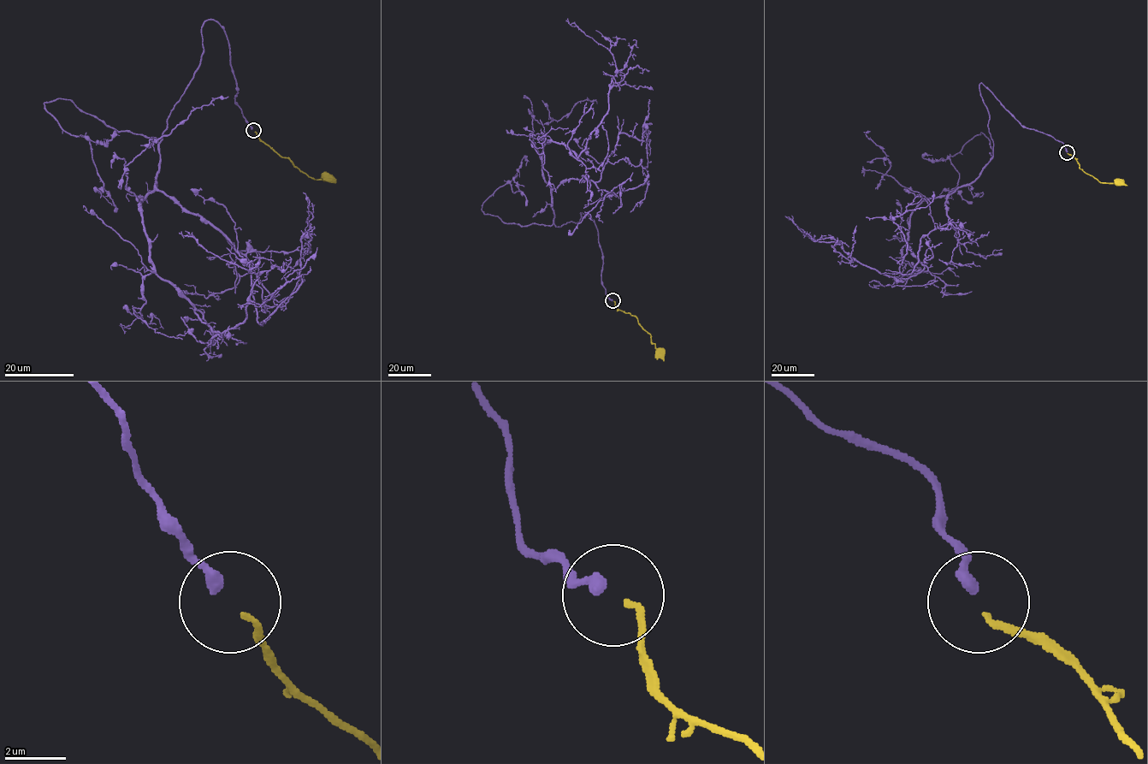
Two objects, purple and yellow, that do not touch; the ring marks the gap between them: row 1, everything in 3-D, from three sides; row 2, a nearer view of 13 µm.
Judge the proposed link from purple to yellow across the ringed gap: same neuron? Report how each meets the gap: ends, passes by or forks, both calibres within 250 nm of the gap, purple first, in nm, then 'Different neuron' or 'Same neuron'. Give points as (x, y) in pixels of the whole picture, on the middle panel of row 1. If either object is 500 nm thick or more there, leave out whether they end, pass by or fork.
At the ring purple ends. At the ring yellow ends. Thickness 400 nm (purple) against 190 nm. Same neuron

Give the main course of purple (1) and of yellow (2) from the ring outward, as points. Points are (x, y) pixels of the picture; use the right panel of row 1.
1: (1067, 151), (980, 83), (991, 159), (973, 181), (914, 211), (908, 240), (924, 268), (905, 279), (784, 216)
2: (1068, 153), (1075, 159), (1080, 168), (1099, 181), (1115, 183), (1119, 180)

